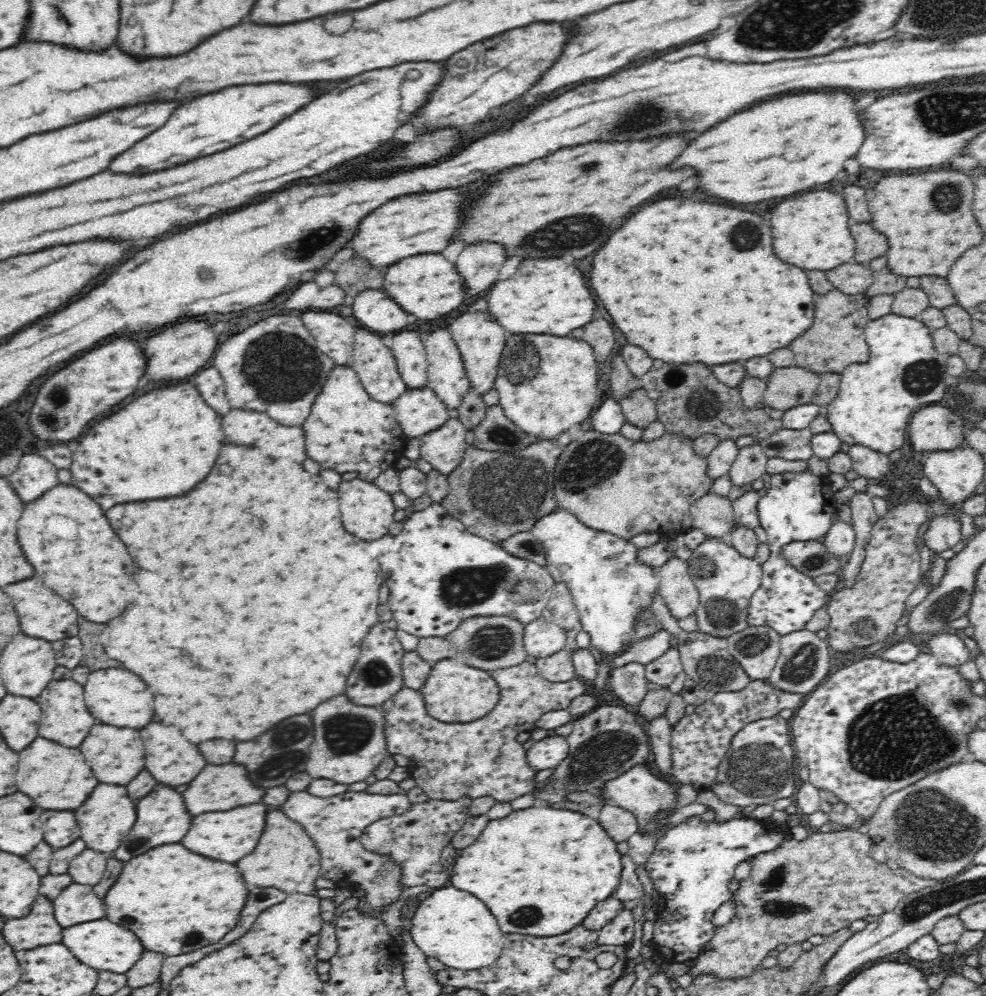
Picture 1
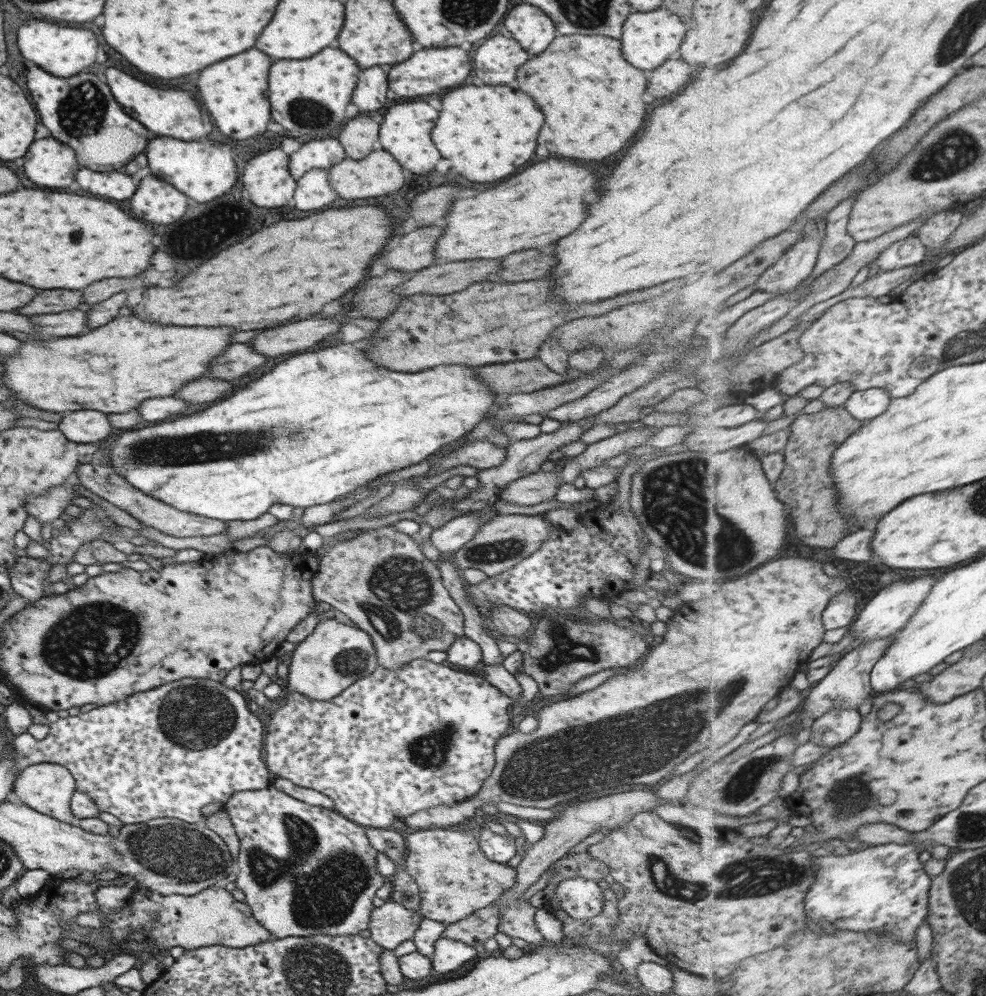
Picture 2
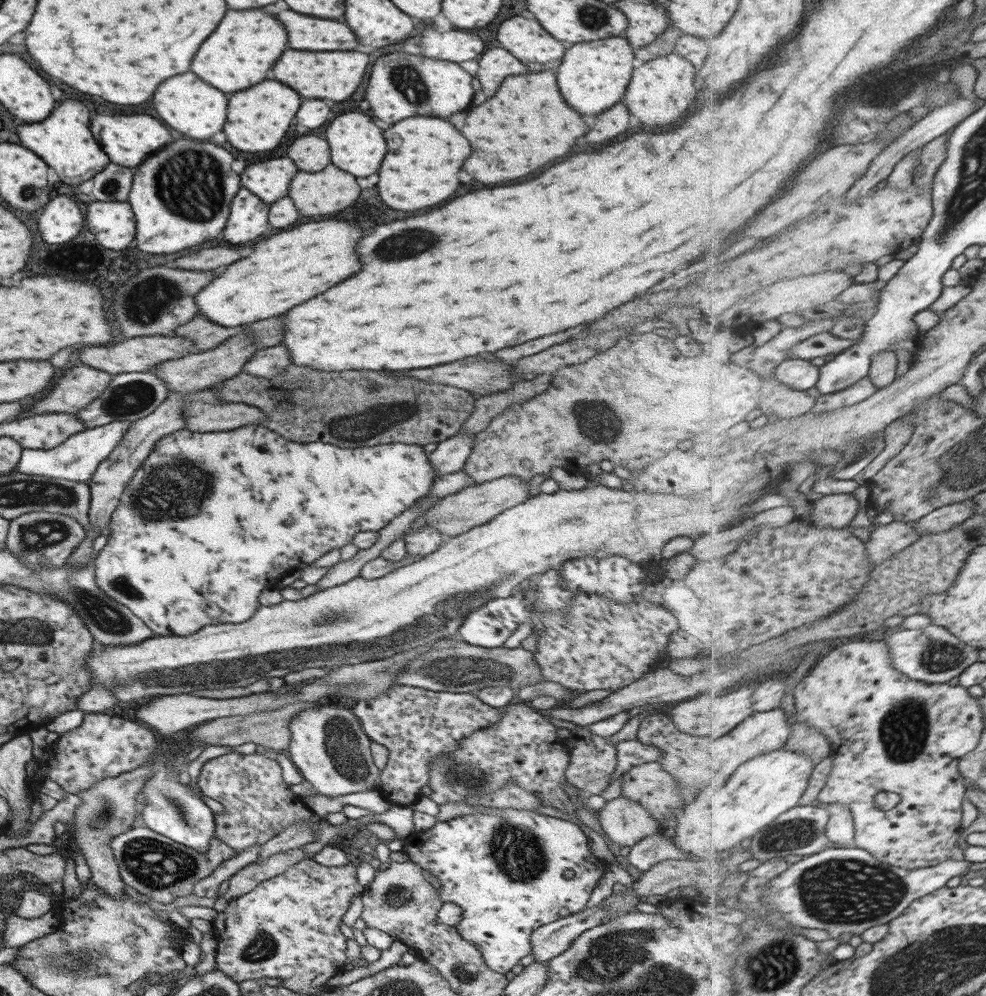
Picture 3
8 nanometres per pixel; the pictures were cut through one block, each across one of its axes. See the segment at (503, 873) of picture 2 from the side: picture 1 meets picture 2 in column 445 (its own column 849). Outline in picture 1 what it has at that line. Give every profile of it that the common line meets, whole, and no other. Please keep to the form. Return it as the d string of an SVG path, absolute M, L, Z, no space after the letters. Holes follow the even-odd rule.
M844 828L842 831L815 831L810 837L803 841L796 841L795 839L790 838L784 840L782 846L778 846L778 850L774 850L774 852L755 855L751 860L750 878L746 878L744 882L740 882L741 887L738 889L737 895L735 897L731 896L730 898L737 902L737 913L728 925L717 928L714 939L704 948L702 955L700 955L699 958L696 958L689 966L690 971L688 972L688 975L693 979L698 977L714 977L718 980L748 978L761 968L762 961L765 958L770 957L772 950L777 950L780 945L793 946L800 944L801 946L812 936L819 935L823 938L831 936L838 932L838 930L842 930L842 928L850 927L855 920L860 920L860 918L866 918L867 916L880 916L885 912L894 910L894 907L908 892L912 894L913 892L930 888L938 883L938 881L934 879L916 876L914 873L911 873L909 870L902 867L890 869L886 863L879 863L870 856L869 852L871 848L872 842L868 833L861 834L857 830Z

